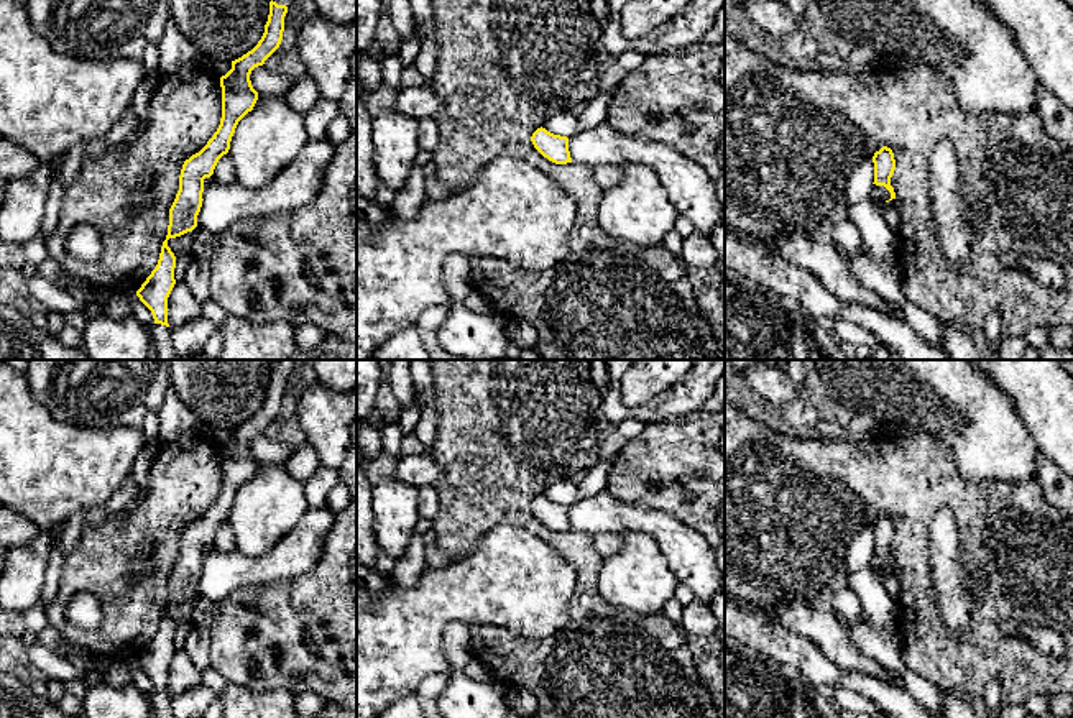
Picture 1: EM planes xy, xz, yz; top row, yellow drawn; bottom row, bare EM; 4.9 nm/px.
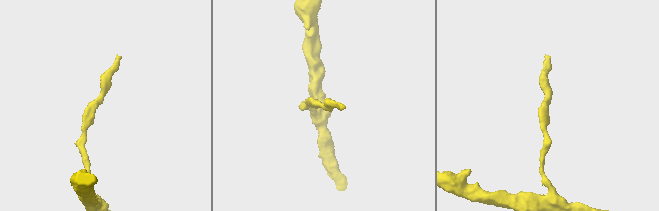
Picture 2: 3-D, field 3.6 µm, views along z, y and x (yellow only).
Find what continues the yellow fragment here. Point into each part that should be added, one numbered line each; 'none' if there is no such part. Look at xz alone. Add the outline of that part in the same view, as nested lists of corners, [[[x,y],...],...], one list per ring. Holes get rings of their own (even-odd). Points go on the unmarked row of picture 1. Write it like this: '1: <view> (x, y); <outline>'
none

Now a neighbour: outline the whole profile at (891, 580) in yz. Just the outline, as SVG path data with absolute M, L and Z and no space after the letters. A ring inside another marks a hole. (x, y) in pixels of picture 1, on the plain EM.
M873 552L869 568L876 578L882 583L884 590L894 600L900 595L900 575L899 568L891 565L891 560L884 554Z

